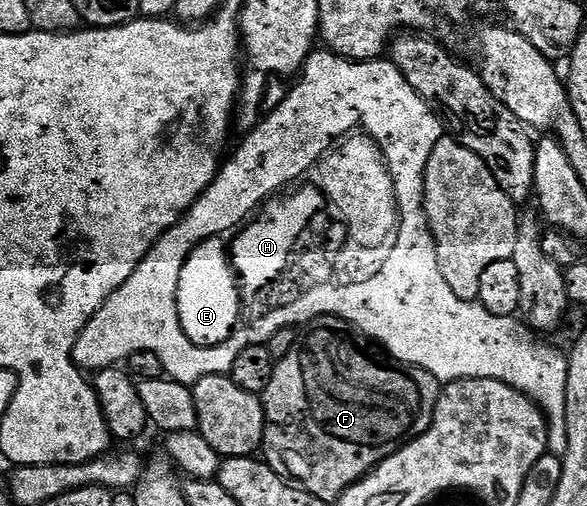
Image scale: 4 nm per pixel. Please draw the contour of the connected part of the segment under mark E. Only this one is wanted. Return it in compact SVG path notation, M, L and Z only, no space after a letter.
M240 223L228 225L228 229L220 229L220 233L208 233L208 237L200 237L200 241L196 241L196 245L184 253L184 261L180 261L180 269L176 269L176 283L181 281L181 293L172 293L172 301L176 301L176 321L182 323L189 341L204 347L208 353L216 353L216 349L232 345L240 333L256 329L256 325L260 325L260 321L268 321L272 313L284 313L284 309L292 309L270 289L270 279L260 285L250 299L237 299L227 268L228 263L232 263L232 255L223 255L222 245L230 243L228 249L236 249L232 245L232 237L238 231Z

